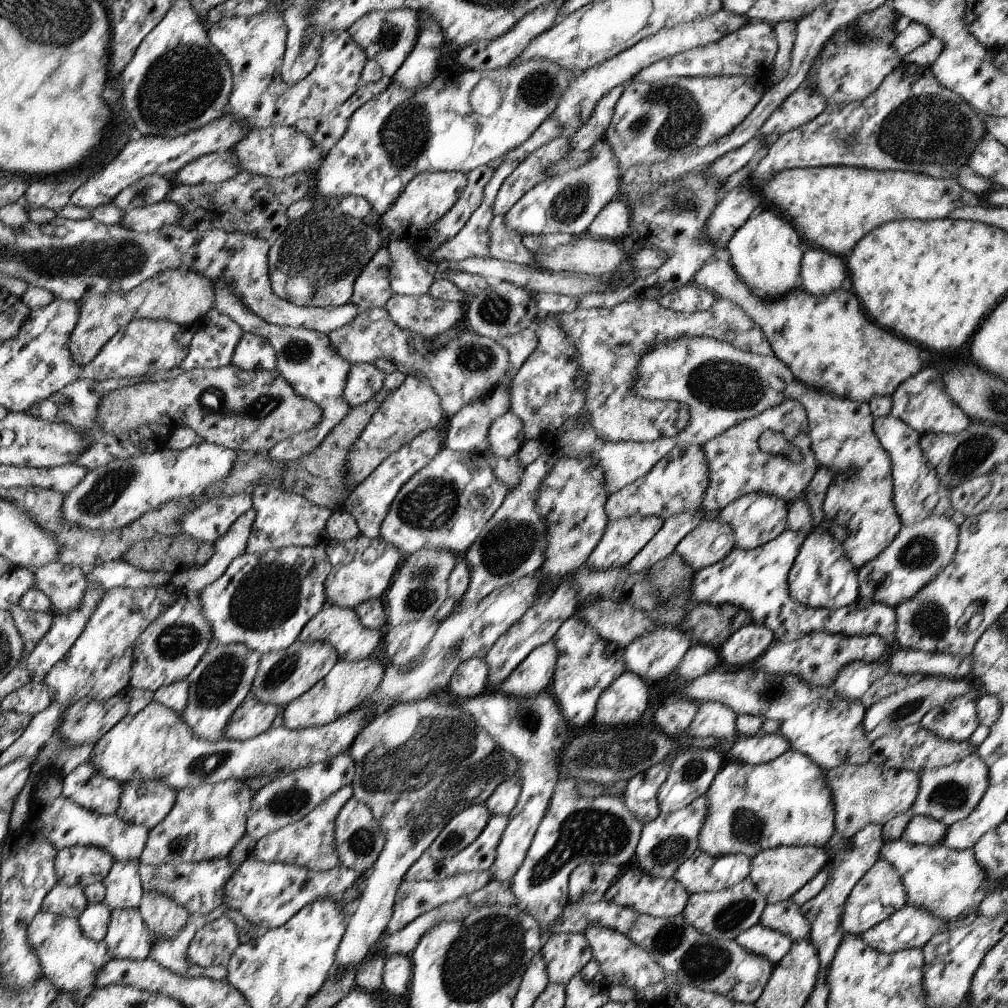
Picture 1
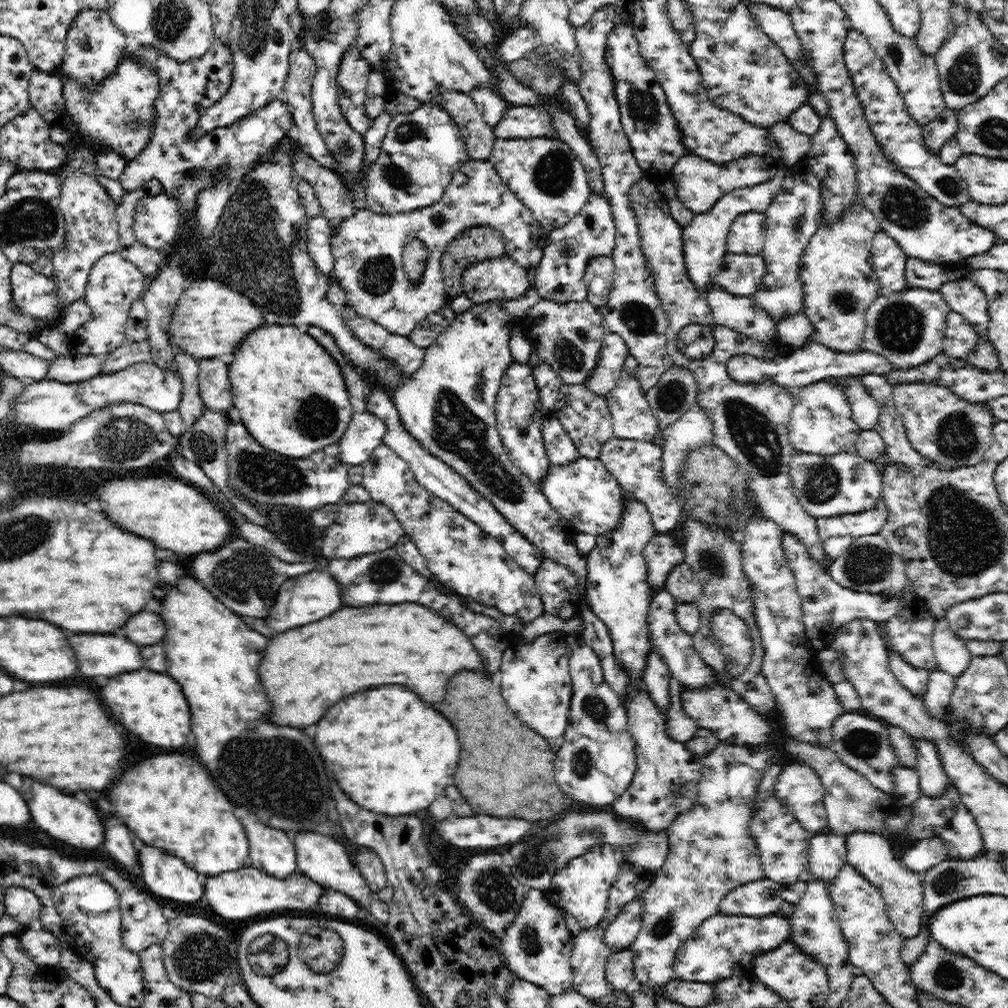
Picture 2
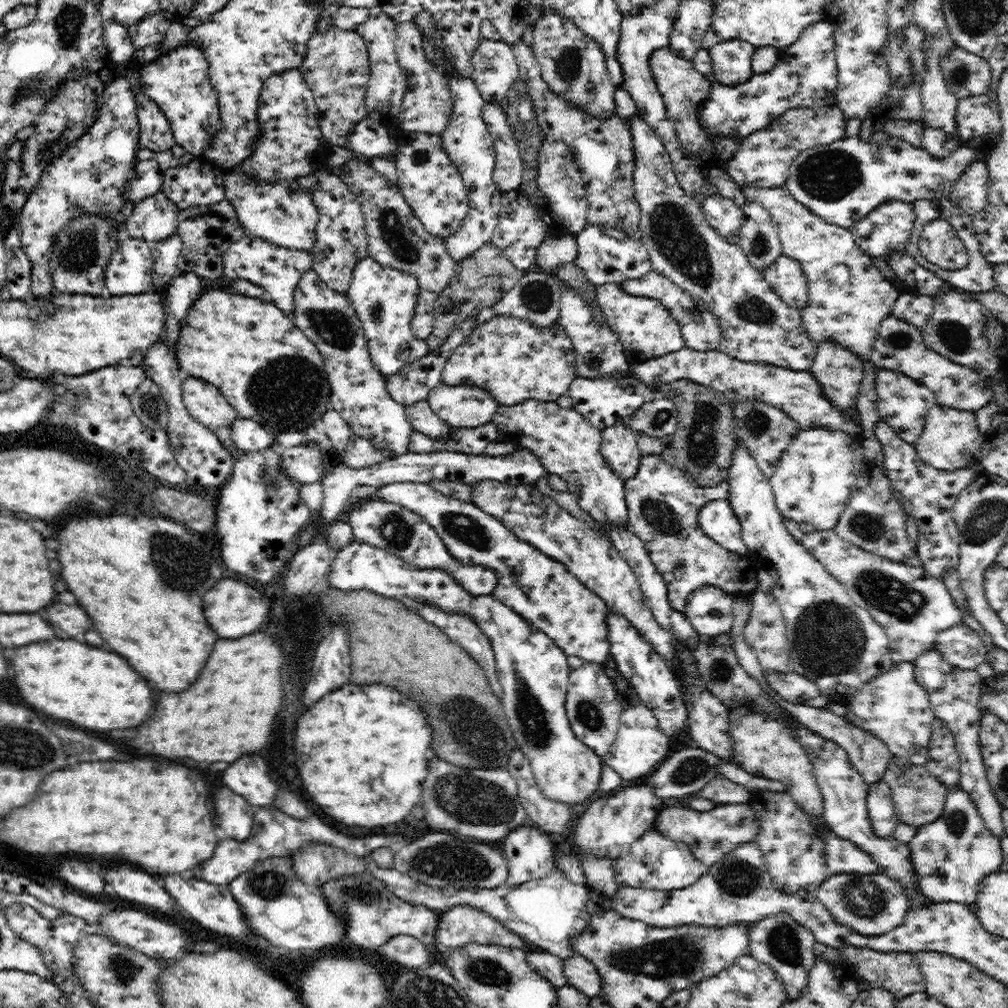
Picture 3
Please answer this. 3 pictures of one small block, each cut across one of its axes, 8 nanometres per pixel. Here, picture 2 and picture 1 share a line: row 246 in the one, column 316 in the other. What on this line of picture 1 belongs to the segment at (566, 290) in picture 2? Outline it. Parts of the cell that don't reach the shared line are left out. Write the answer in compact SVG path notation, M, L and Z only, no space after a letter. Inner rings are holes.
M290 546L265 555L238 556L218 580L200 593L202 612L213 629L210 646L246 644L261 655L289 648L328 602L325 584L333 566L326 546Z

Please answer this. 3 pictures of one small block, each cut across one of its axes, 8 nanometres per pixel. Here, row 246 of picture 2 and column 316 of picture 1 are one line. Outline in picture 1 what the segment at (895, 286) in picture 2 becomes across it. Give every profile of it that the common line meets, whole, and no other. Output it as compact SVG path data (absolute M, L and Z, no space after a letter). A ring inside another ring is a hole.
M249 856L226 882L224 905L238 910L263 933L286 924L298 910L318 898L341 899L348 888L357 884L358 877L356 870L341 865L330 871L315 872L294 864L258 862Z

